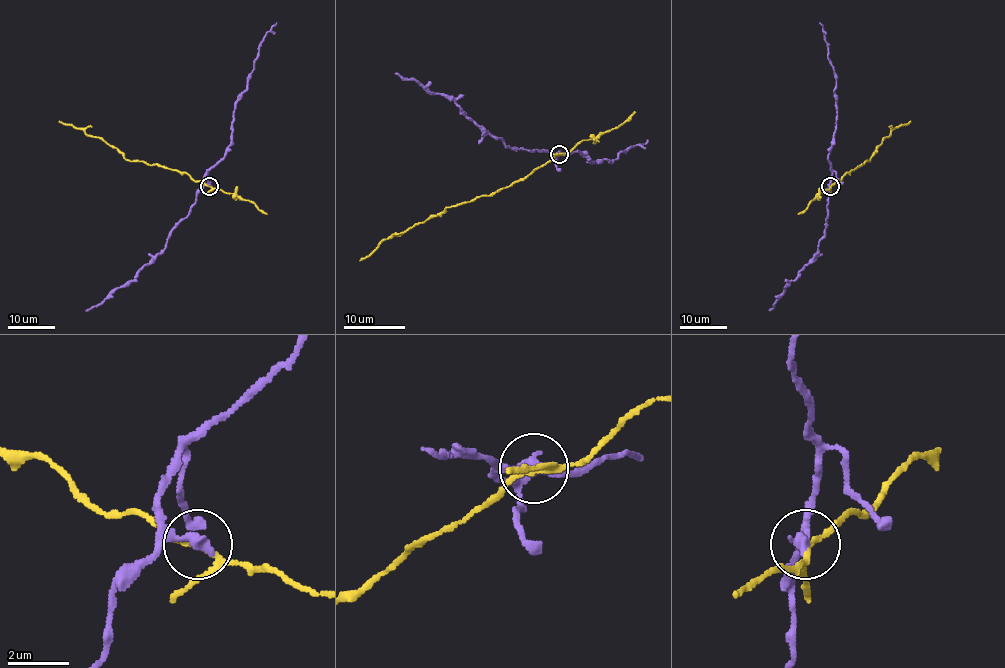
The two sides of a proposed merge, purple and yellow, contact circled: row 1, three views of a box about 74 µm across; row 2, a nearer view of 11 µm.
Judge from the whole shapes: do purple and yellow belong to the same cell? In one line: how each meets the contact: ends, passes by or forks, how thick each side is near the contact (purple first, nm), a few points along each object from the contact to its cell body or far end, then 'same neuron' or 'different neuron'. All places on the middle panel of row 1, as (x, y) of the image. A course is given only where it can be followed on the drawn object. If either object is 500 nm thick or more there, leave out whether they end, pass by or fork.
purple ends; yellow passes by; calibres 360 and 140 nm; course purple (558, 154), (510, 148), (470, 120), (452, 99), (430, 94), (415, 80), (395, 74); course yellow (558, 154), (523, 179), (489, 196), (476, 196), (469, 202), (449, 207), (384, 239), (359, 261); different neuron

